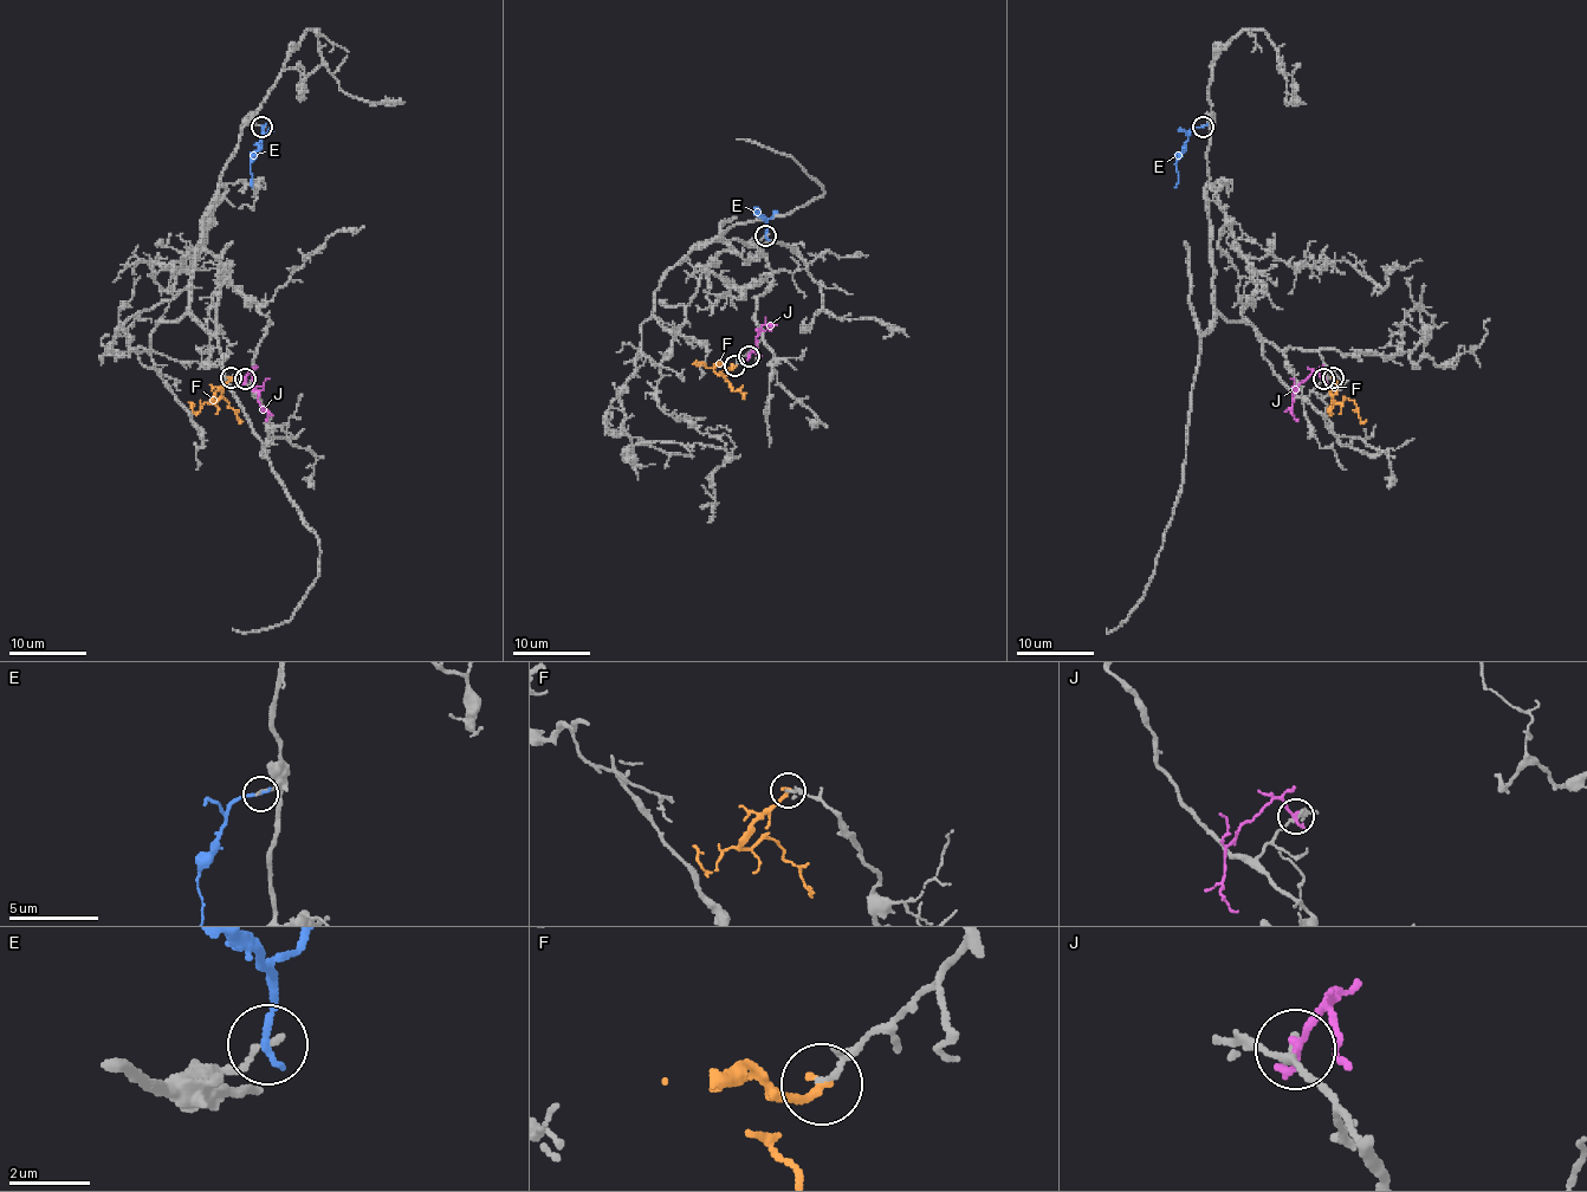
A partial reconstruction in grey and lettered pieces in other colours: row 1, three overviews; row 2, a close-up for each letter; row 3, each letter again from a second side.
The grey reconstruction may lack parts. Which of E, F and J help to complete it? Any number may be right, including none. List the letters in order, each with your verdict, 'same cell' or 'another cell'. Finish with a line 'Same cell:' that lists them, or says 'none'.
E: another cell
F: another cell
J: another cell
Same cell: none

